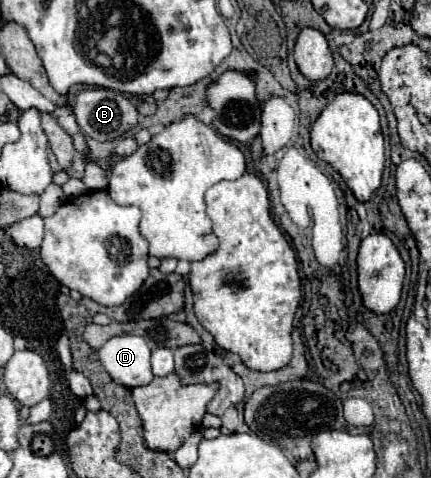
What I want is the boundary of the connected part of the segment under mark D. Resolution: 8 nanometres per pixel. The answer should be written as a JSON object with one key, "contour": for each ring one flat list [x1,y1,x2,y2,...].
{"contour":[[115,336,107,340,99,350,99,360,109,376,127,388,143,386,153,380,151,364,149,364,151,350,141,336]]}

